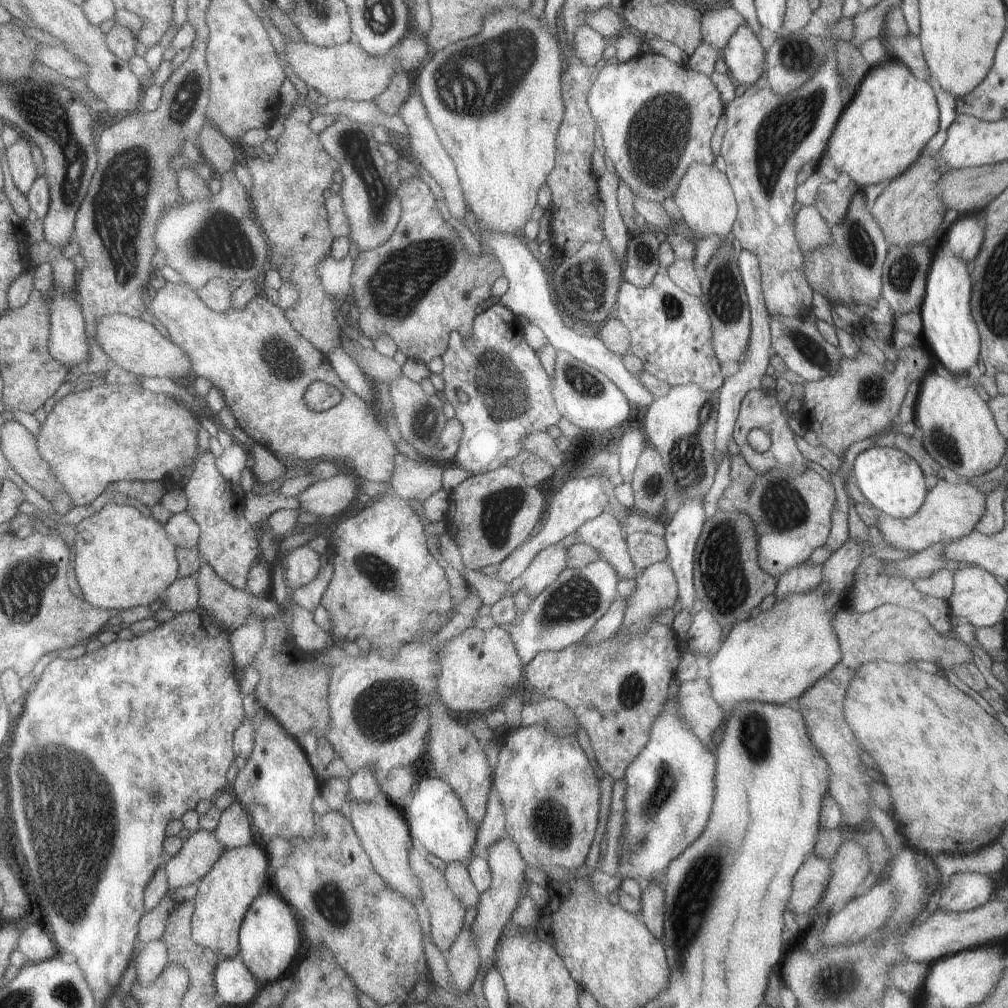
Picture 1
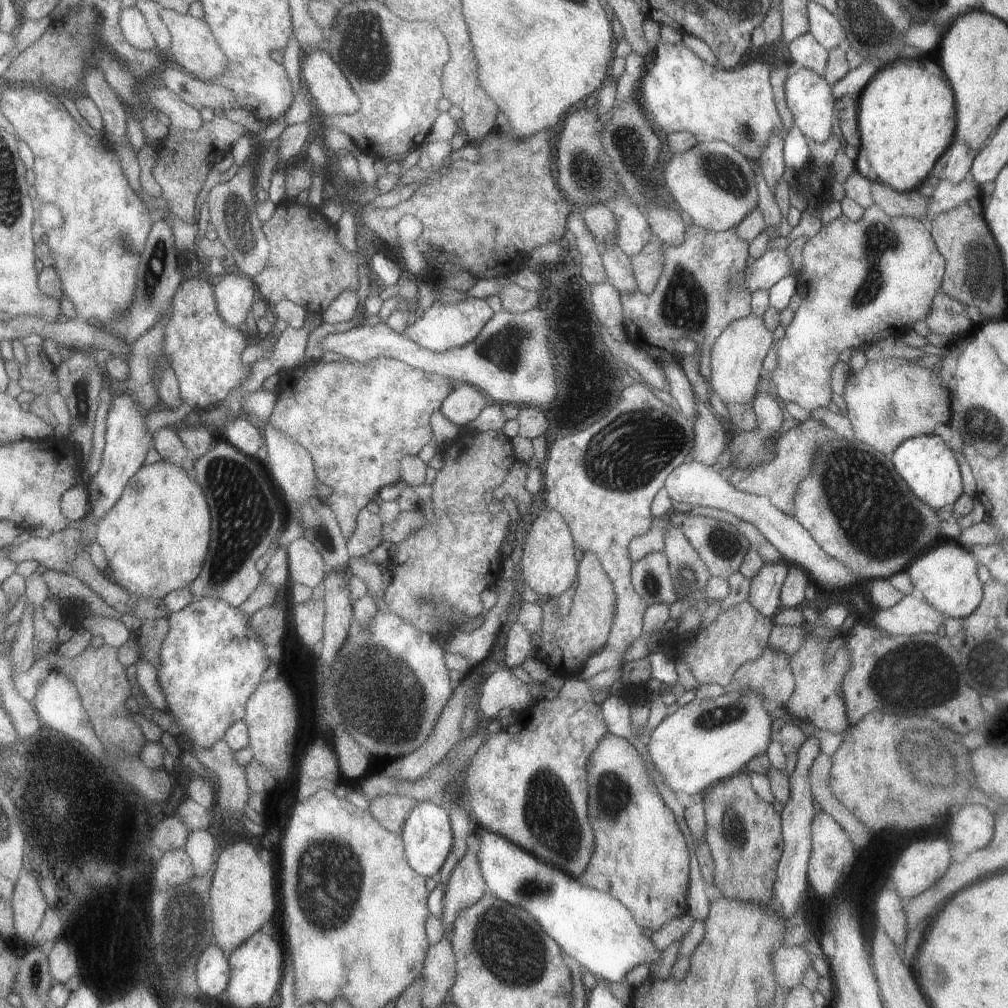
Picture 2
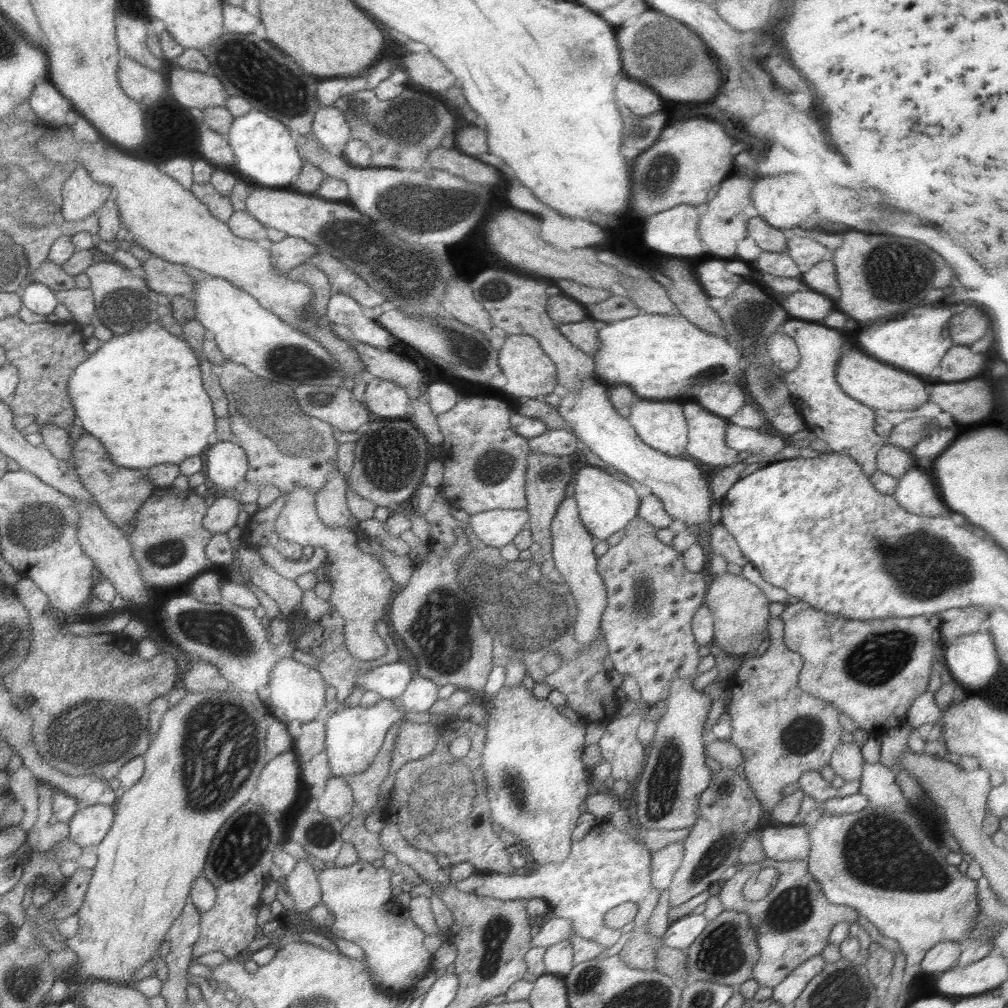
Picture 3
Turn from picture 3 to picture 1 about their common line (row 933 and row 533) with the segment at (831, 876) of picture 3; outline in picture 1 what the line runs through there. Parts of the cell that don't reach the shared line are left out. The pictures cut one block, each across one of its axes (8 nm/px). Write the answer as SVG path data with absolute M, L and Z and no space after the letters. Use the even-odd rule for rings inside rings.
M939 480L927 492L923 506L913 516L897 520L887 514L879 514L875 528L879 530L879 534L887 546L913 556L933 544L955 542L959 538L975 532L975 524L981 520L981 516L985 512L983 502L985 502L985 496L979 494L977 488L973 488L969 484L949 484L945 480Z

